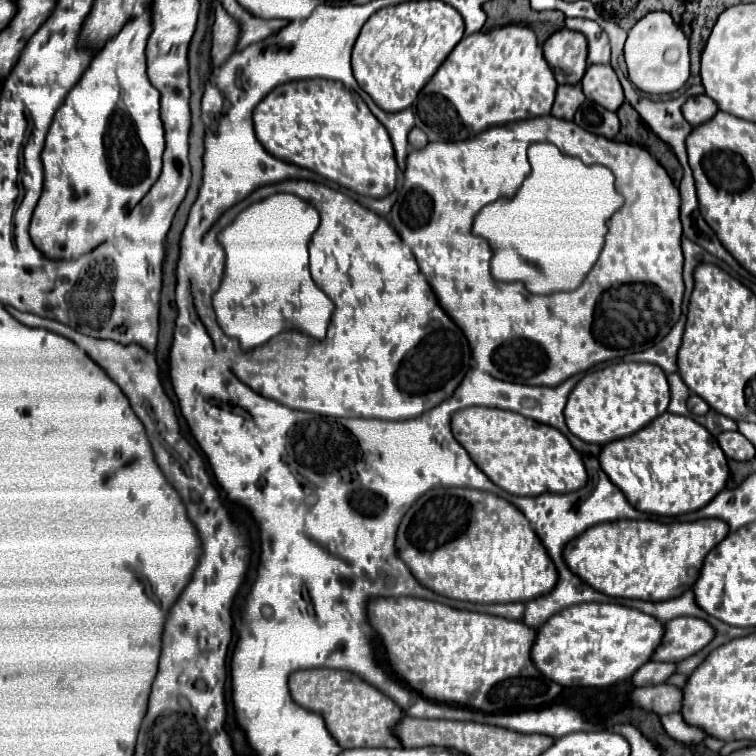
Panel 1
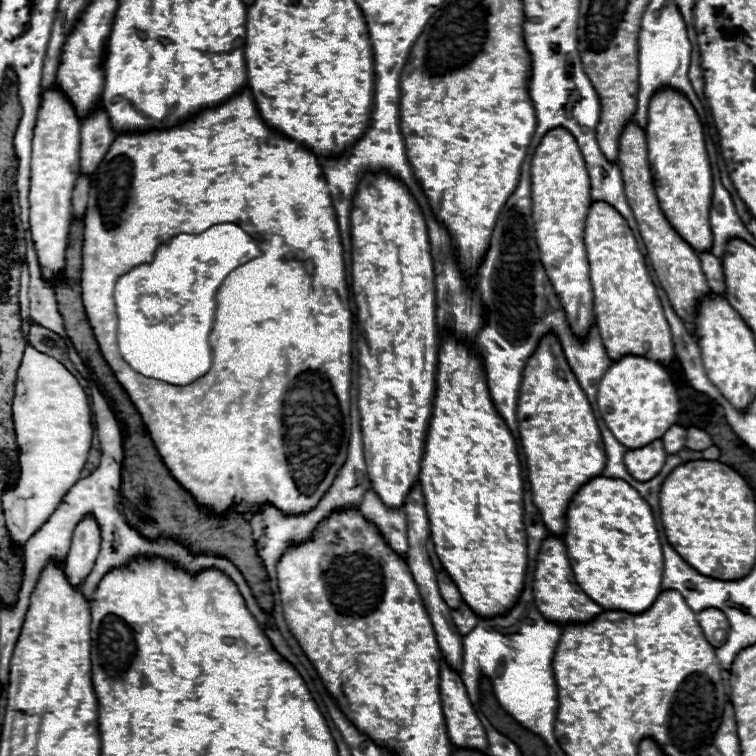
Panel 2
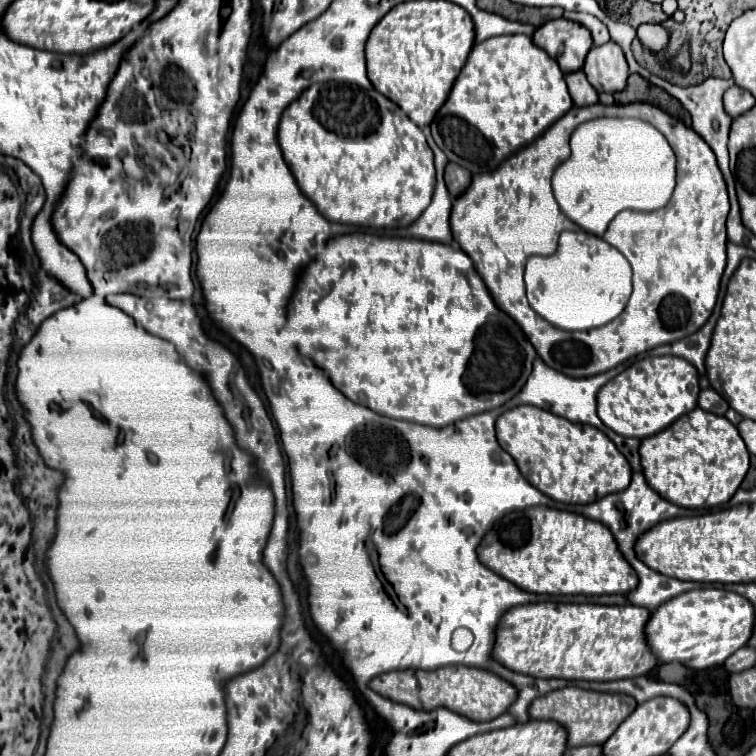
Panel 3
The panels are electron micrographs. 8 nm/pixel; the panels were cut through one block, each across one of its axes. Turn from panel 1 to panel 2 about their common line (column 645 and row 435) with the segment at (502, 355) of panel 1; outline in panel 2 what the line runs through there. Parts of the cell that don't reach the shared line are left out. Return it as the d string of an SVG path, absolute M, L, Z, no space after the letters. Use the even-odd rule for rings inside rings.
M250 88L242 90L236 98L230 98L226 104L214 110L206 110L196 120L186 122L182 126L176 126L172 130L162 132L148 132L148 134L120 134L112 142L110 150L106 152L104 160L100 162L100 168L94 172L94 182L90 182L90 198L88 198L88 212L84 218L84 248L82 248L82 300L84 308L90 320L90 326L94 330L94 336L98 340L100 352L106 358L108 366L112 368L116 380L130 396L130 402L136 406L140 418L144 420L144 426L148 428L148 434L152 436L152 442L162 456L162 462L170 470L170 474L178 480L178 484L190 492L194 502L200 508L212 510L218 516L226 516L226 512L232 506L242 506L250 512L258 512L262 504L272 504L280 508L280 512L298 516L300 512L308 512L316 508L318 500L328 492L332 486L332 480L336 478L336 472L346 462L346 448L348 448L348 424L350 424L350 384L352 384L352 310L350 310L350 298L348 298L348 284L346 284L346 266L344 266L344 248L336 224L336 212L330 200L328 184L324 180L322 168L316 162L316 156L290 142L288 138L276 134L270 130L260 114L256 112L256 104L252 98ZM220 222L238 222L244 232L248 232L262 250L262 256L250 260L248 264L236 268L228 280L220 286L220 292L216 296L216 312L214 312L214 328L210 332L210 348L212 348L212 368L208 374L198 378L196 382L188 386L170 386L160 380L144 378L138 372L134 372L120 356L118 344L116 344L116 308L112 302L114 284L120 278L120 274L128 272L128 268L150 262L156 246L180 232L186 234L200 234L206 228L220 224Z

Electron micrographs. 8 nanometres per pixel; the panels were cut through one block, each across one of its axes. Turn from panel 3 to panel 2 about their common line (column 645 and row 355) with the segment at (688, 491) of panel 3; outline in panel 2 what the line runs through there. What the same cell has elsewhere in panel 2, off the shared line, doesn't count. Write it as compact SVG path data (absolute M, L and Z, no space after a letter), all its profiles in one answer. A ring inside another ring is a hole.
M446 338L438 352L436 396L430 418L426 452L422 458L420 486L426 498L426 512L430 520L430 538L440 558L442 568L452 576L462 600L478 618L492 618L510 612L520 600L526 580L528 544L522 504L522 468L518 460L516 440L504 420L498 416L484 378L484 368L474 350Z

